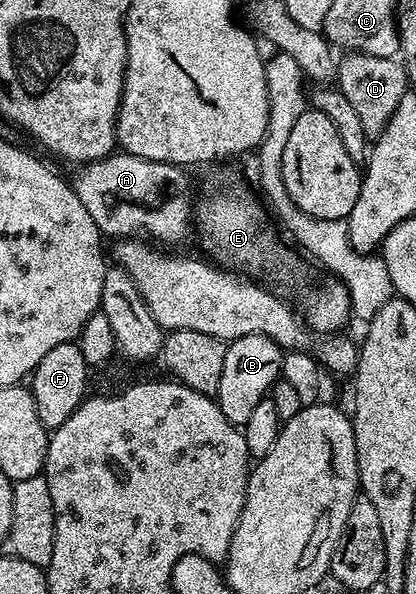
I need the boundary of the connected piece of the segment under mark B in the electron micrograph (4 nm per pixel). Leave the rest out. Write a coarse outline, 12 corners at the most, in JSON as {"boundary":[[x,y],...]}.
{"boundary":[[269,336],[227,343],[213,397],[225,420],[249,424],[281,376]]}

